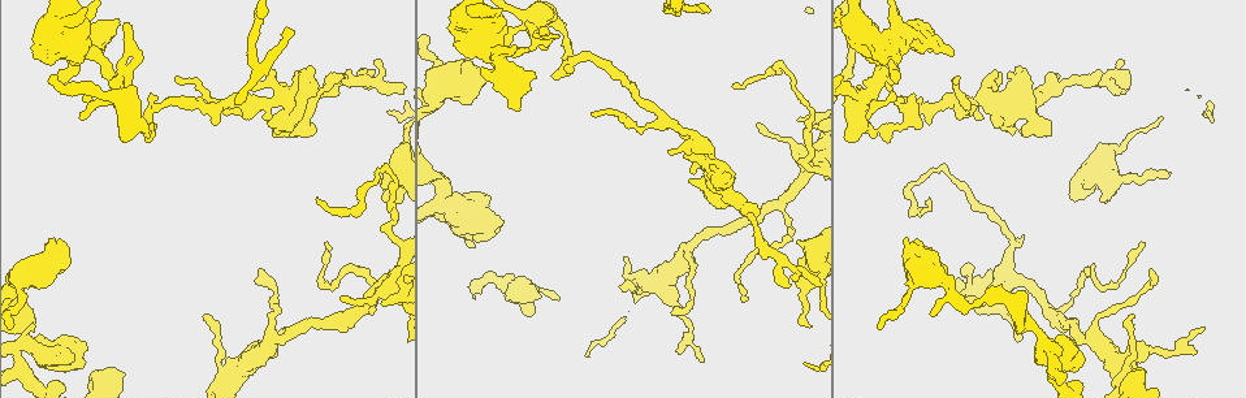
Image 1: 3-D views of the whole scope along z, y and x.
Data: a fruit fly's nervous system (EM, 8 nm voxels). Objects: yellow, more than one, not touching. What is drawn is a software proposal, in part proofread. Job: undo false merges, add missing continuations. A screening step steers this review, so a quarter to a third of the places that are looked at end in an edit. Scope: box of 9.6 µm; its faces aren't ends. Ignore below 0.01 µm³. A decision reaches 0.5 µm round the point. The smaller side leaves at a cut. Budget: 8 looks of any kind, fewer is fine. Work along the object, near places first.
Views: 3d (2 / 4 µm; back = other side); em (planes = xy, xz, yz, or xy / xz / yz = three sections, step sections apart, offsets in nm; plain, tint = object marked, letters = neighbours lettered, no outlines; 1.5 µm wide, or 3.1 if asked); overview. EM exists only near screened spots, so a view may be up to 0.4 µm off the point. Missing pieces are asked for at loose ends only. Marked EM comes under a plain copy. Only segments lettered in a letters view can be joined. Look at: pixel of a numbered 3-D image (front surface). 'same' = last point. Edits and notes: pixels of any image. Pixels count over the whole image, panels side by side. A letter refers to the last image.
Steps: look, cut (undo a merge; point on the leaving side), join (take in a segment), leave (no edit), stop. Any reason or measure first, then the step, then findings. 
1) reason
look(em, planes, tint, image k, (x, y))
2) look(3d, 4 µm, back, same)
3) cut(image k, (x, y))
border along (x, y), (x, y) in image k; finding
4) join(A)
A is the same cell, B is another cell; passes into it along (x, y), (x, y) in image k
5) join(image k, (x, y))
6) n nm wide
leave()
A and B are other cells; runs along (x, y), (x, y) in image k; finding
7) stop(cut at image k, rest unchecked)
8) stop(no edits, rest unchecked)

an open end
look(em, xy, step 4, tint, image 1, (1024, 129))

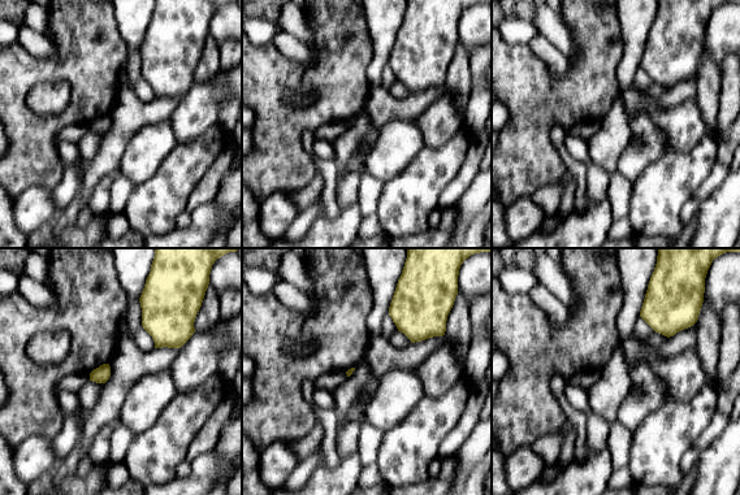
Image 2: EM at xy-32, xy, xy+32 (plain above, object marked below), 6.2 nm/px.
another direction
look(em, yz, step 4, letters, same)

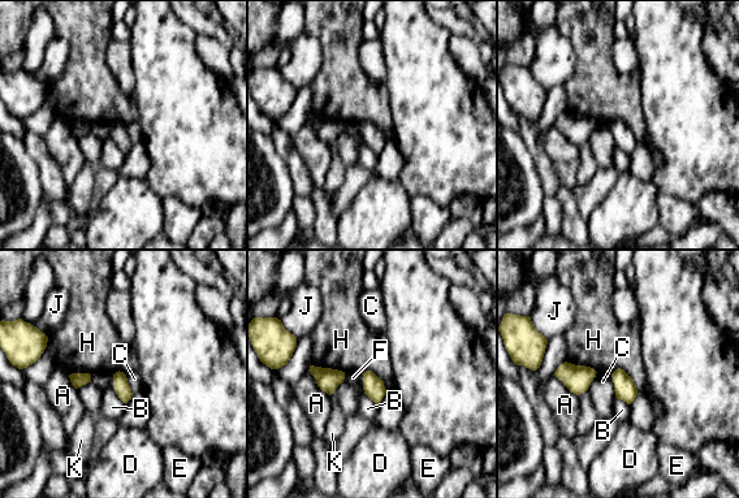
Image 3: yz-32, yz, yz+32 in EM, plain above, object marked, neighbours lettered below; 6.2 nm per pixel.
leave()
A, B, C, D, E, F, H, J and K are other cells; border along (610, 375), (614, 382), (616, 397) in image 3; none of them fits

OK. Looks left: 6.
branch stops here
look(3d, 2 µm, back, image 1, (380, 303))

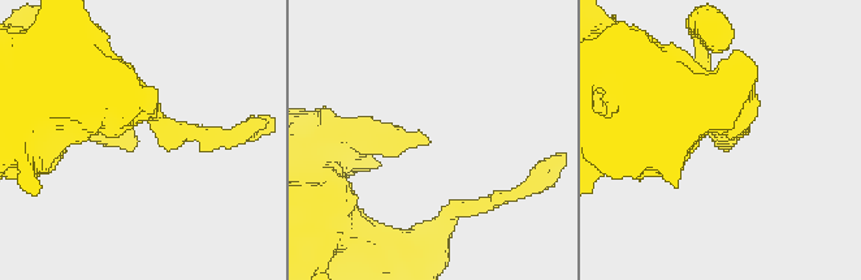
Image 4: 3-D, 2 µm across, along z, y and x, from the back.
now the EM
look(em, planes, letters, image 4, (724, 140))

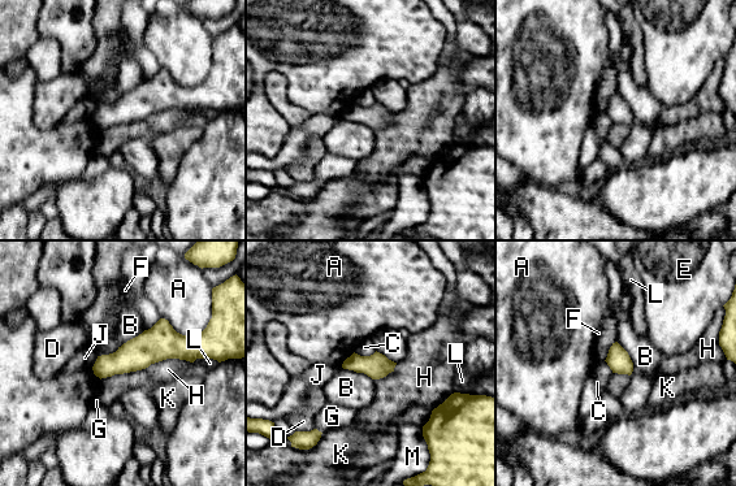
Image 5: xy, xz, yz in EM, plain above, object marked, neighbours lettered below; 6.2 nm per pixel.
leave()
A, B, C, D, E, F, G, H, J, K, L and M are other cells; runs along (198, 351), (146, 348), (96, 370) in image 5; none of them fits

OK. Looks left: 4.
abrupt turn
look(em, planes, letters, image 1, (779, 254))

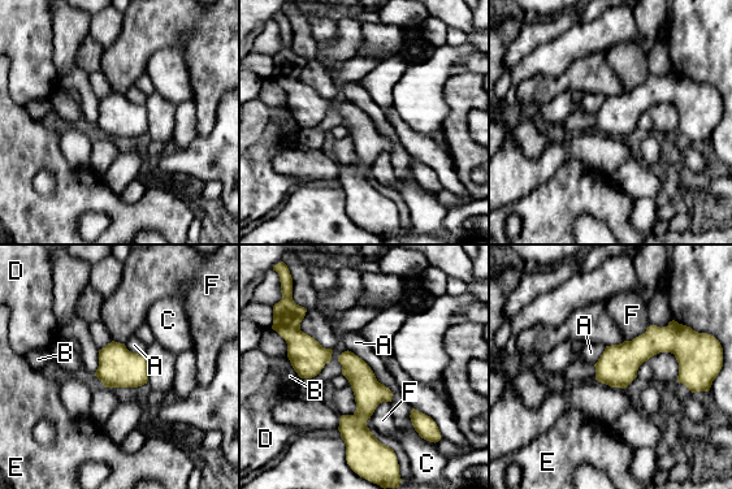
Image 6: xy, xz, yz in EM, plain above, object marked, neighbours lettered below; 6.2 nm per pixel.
leave()
A, B, C, D, E and F are other cells; runs along (347, 354), (363, 381), (355, 436) in image 6; one cell here

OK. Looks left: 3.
stop(no edits, rest unchecked)

